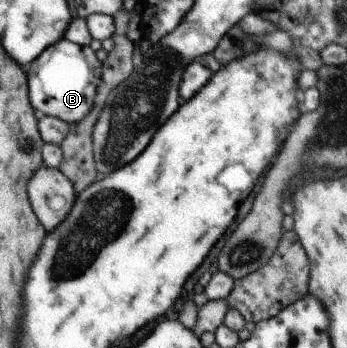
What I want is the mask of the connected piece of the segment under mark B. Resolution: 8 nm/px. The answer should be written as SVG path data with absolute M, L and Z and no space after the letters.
M65 37L52 47L48 47L38 59L36 65L28 67L28 85L32 85L32 105L36 111L46 116L54 116L68 123L68 125L82 122L96 107L98 87L102 83L103 62L96 58L96 52L90 46L76 45Z

